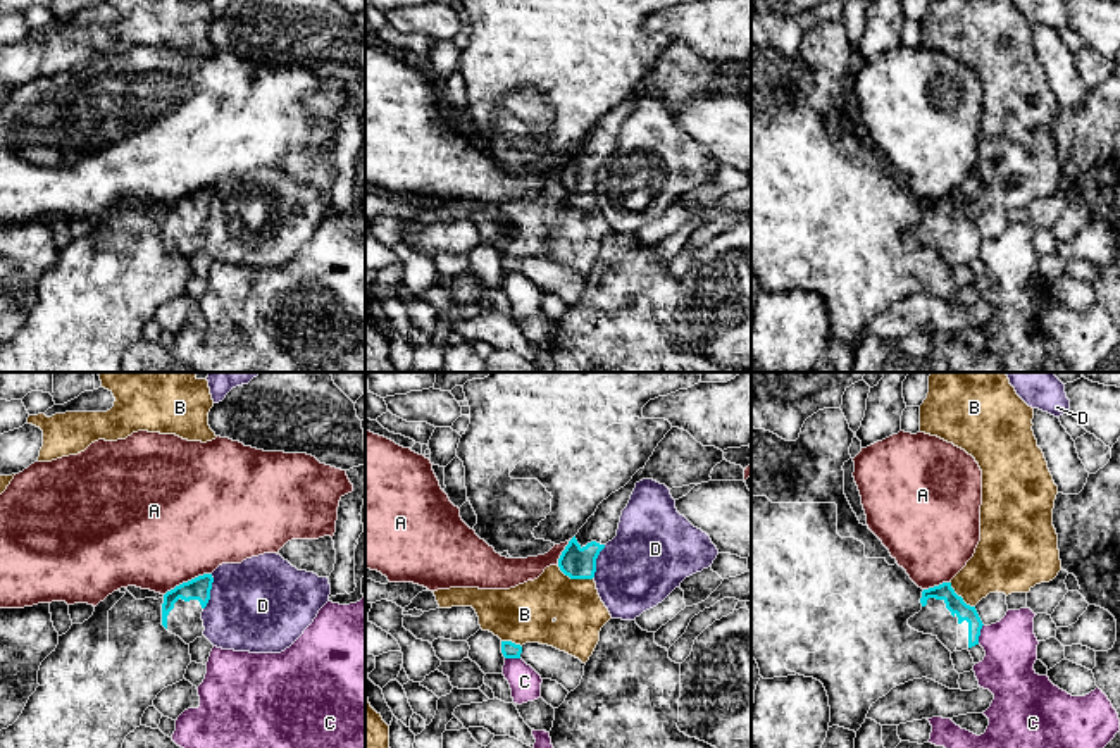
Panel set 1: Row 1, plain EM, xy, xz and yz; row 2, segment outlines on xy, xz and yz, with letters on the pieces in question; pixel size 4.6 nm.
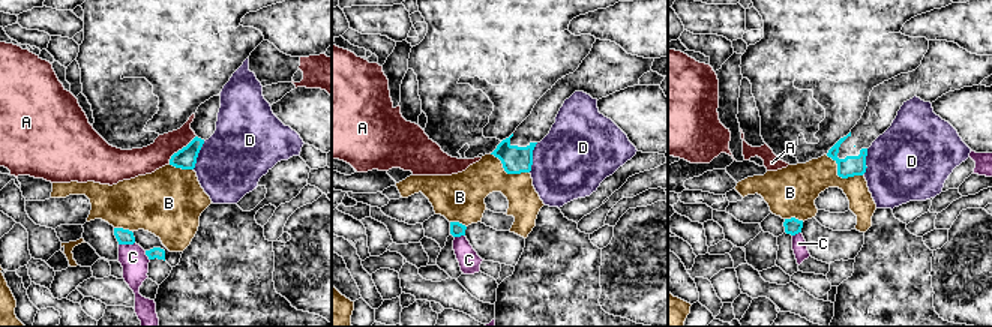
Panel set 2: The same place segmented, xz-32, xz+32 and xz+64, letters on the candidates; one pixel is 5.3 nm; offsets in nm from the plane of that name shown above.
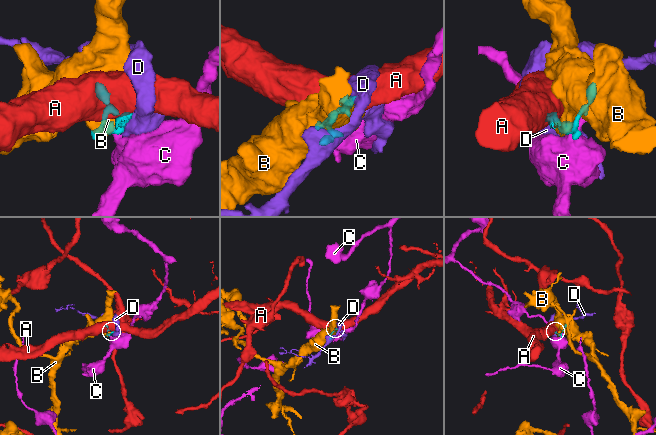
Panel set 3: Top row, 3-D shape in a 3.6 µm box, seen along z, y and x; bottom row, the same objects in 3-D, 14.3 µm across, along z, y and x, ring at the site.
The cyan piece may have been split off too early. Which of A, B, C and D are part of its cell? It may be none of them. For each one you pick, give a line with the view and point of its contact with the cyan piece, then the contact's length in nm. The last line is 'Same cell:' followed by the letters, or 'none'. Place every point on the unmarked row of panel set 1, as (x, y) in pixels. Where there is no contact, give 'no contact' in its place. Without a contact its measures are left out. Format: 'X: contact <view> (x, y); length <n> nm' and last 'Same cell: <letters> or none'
Same cell: none

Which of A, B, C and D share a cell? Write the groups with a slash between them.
A / B / C / D

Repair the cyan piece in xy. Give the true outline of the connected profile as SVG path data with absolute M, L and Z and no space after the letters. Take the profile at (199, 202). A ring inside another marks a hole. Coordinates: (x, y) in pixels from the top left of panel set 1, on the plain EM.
M203 188L164 209L162 240L186 259L203 250L202 226L210 214L212 196L212 188Z

